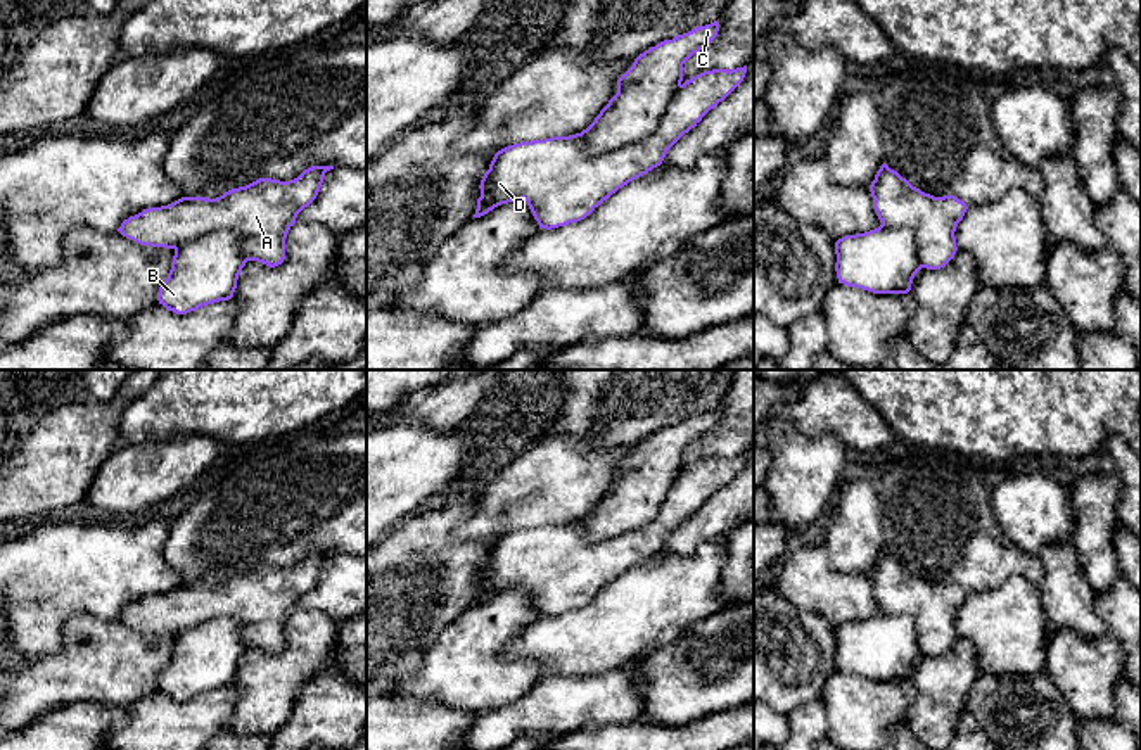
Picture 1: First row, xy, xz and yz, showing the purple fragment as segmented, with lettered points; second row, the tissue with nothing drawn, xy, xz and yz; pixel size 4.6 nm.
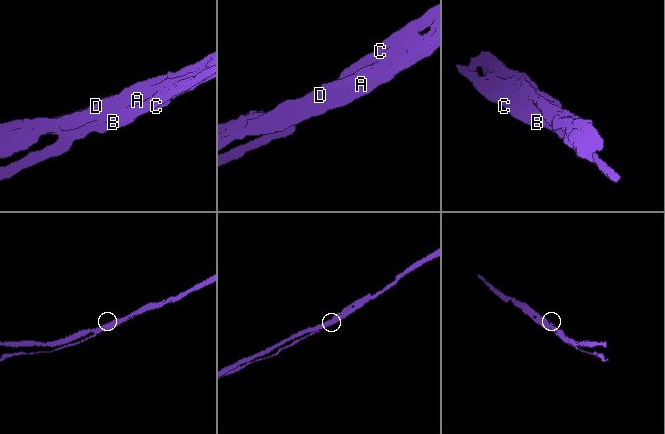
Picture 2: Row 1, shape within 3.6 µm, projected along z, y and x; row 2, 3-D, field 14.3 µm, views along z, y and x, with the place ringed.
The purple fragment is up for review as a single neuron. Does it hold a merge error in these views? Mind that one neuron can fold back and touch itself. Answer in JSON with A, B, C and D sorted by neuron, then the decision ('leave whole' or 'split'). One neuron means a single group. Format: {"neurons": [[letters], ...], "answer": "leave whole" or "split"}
{"neurons": [["A", "D"], ["B", "C"]], "answer": "split"}

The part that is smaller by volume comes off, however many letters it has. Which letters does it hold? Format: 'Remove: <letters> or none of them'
Remove: B, C

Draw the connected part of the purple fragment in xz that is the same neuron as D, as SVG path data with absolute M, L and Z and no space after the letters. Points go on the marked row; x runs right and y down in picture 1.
M747 67L704 71L685 81L659 128L633 143L591 156L581 133L498 150L481 180L474 218L526 200L539 228L577 223L629 181L660 166L667 150L723 102Z

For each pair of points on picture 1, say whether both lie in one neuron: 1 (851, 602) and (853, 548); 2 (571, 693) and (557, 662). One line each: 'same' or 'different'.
1: different
2: different

